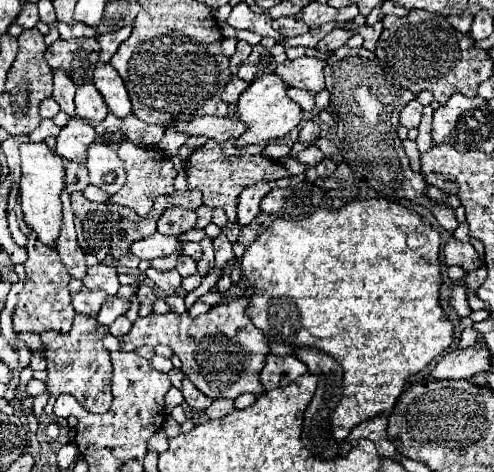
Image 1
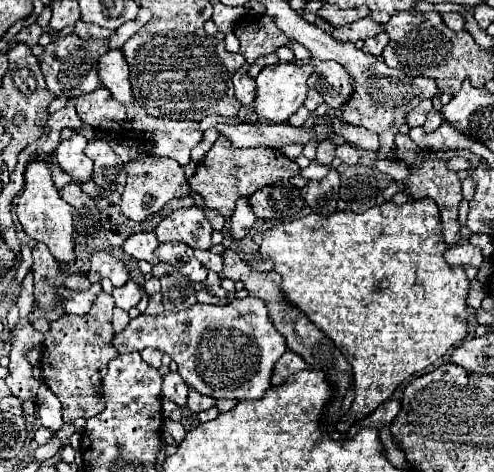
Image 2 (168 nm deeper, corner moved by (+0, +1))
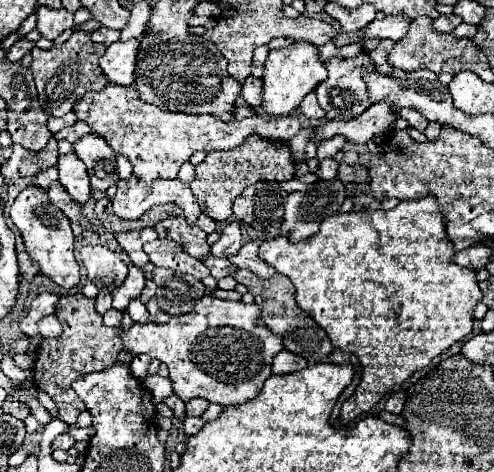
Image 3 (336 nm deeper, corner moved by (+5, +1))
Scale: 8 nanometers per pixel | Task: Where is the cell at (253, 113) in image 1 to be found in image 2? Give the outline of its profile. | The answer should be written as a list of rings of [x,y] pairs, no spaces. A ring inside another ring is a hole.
[[[277,62],[273,66],[265,66],[259,76],[255,78],[257,82],[257,98],[253,102],[253,110],[259,118],[265,118],[269,122],[287,122],[291,114],[295,114],[307,96],[307,78],[313,74],[313,66],[297,66],[295,62]]]

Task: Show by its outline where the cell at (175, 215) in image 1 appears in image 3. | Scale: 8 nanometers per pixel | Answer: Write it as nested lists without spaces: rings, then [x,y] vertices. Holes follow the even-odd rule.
[[[170,216],[154,226],[158,232],[158,238],[164,240],[174,240],[180,244],[190,256],[204,260],[210,254],[210,244],[206,242],[206,232],[200,230],[198,226],[192,226],[186,222],[184,216]]]

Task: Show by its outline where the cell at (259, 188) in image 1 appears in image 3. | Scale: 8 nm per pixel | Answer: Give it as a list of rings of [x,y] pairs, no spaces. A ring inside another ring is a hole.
[[[230,222],[224,230],[222,236],[216,244],[212,244],[212,254],[214,256],[230,256],[236,254],[242,246],[242,232],[240,232],[240,224],[238,222]]]

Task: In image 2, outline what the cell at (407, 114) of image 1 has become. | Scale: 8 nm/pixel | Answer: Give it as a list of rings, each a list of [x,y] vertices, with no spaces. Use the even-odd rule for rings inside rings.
[[[431,100],[419,102],[419,104],[407,114],[407,124],[409,124],[409,126],[423,126],[429,112],[431,112]]]

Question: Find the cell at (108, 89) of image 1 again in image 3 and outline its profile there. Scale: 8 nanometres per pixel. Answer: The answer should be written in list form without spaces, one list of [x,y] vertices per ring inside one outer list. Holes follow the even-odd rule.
[[[136,38],[128,42],[114,42],[106,48],[106,54],[100,58],[100,68],[108,82],[118,86],[130,86],[134,82],[136,50],[138,50]]]

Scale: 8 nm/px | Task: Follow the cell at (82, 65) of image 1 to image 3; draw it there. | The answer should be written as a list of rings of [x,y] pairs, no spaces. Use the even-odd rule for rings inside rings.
[[[74,32],[64,44],[54,46],[50,50],[34,48],[32,50],[34,62],[30,68],[34,74],[40,108],[46,110],[48,114],[64,116],[82,98],[82,94],[86,94],[88,90],[102,90],[108,84],[106,76],[98,66],[98,60],[104,52],[106,46],[92,42],[88,32]]]

